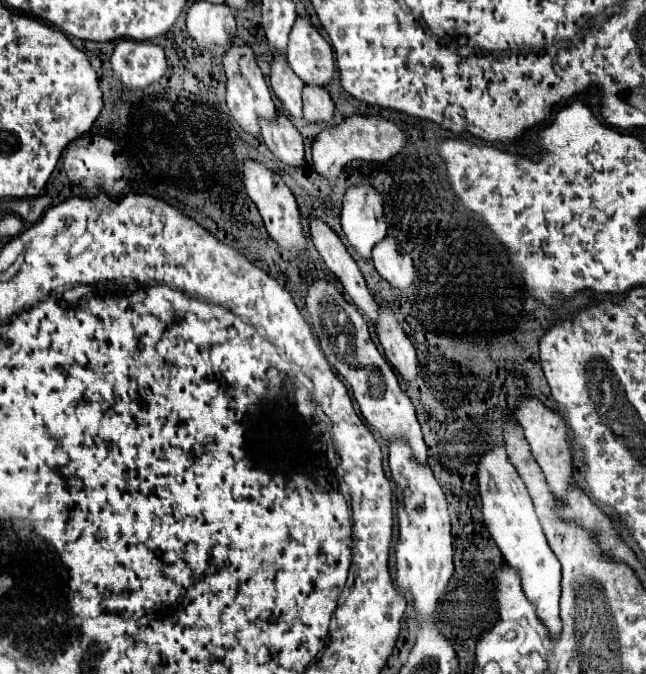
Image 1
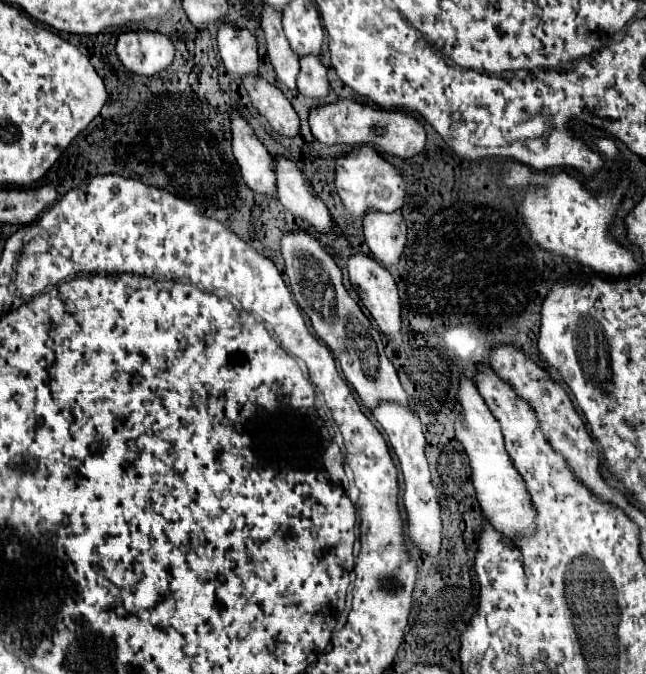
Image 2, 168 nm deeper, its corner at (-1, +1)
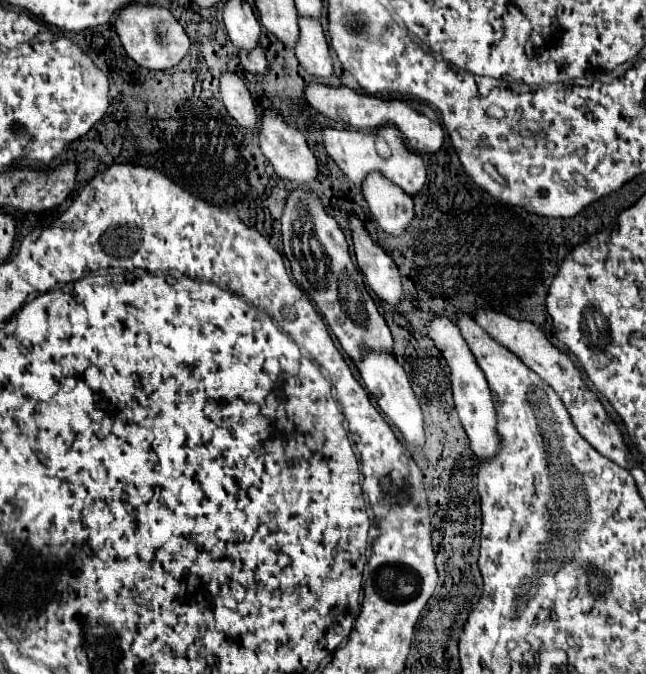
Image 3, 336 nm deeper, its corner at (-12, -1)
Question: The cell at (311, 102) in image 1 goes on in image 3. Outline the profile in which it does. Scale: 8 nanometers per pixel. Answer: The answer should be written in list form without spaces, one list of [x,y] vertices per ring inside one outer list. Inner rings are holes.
[[[298,17],[298,19],[300,19],[300,41],[296,43],[296,57],[306,73],[310,73],[316,79],[328,79],[332,75],[332,57],[322,25],[320,21],[312,21],[310,17]]]

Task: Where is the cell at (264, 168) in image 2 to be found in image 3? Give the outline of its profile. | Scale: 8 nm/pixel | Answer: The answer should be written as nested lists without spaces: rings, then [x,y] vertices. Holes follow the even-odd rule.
[[[238,73],[220,75],[220,97],[226,111],[246,129],[254,129],[258,123],[258,109],[252,101],[242,77]]]

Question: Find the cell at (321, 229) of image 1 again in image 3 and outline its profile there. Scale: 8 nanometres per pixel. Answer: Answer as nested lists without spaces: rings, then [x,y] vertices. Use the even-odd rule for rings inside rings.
[[[262,109],[262,121],[260,121],[260,137],[258,145],[264,153],[264,157],[272,163],[276,175],[280,179],[290,181],[294,187],[298,185],[312,185],[316,173],[318,173],[318,163],[312,153],[312,149],[306,143],[306,137],[292,127],[290,123],[284,121],[284,117],[276,109]]]

